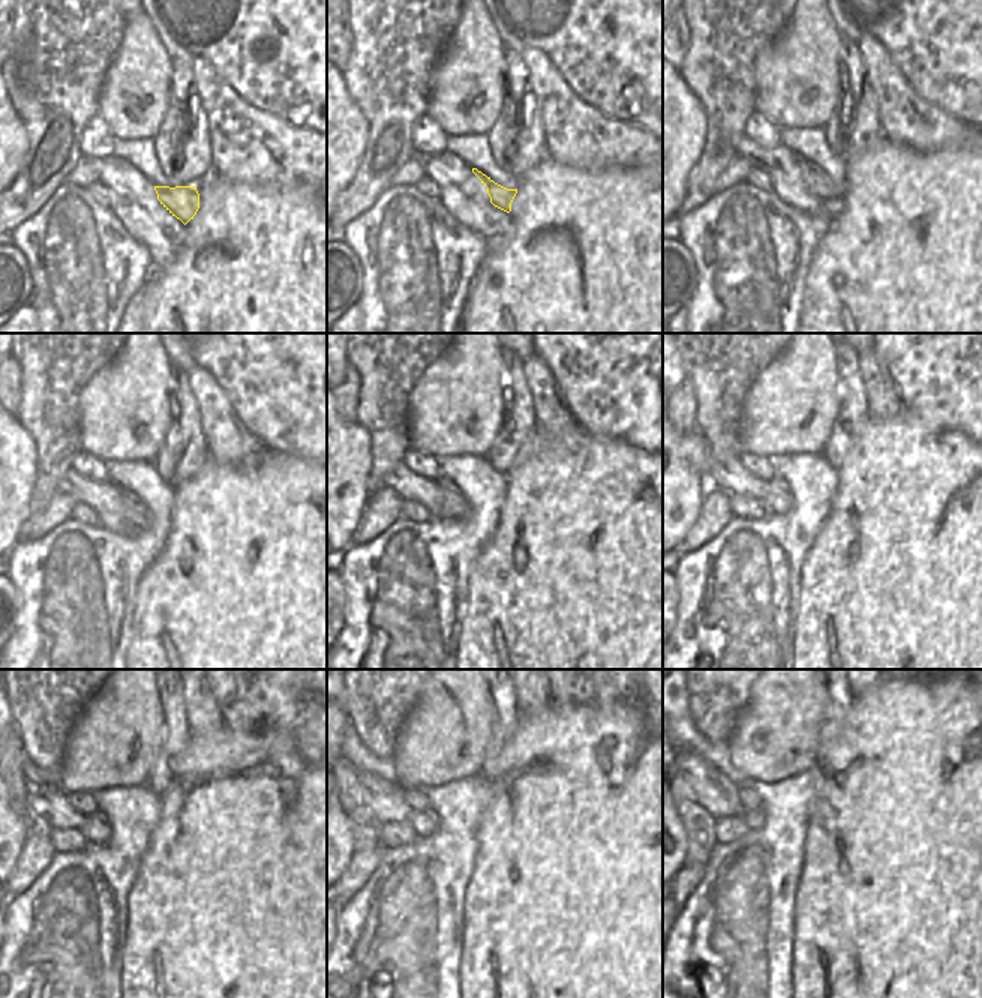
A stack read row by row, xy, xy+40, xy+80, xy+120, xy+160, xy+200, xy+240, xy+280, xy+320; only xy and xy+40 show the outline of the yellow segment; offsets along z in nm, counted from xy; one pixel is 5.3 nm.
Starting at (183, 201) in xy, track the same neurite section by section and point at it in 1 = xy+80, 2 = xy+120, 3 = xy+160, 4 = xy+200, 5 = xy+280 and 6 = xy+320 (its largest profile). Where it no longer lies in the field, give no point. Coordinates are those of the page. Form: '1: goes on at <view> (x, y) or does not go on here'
1: goes on at xy+80 (816, 179)
2: goes on at xy+120 (134, 508)
3: goes on at xy+160 (453, 506)
4: goes on at xy+200 (777, 500)
5: goes on at xy+280 (425, 824)
6: goes on at xy+320 (754, 820)

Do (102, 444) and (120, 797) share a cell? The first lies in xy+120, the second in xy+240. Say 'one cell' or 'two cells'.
two cells

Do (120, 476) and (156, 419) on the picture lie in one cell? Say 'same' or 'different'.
different

